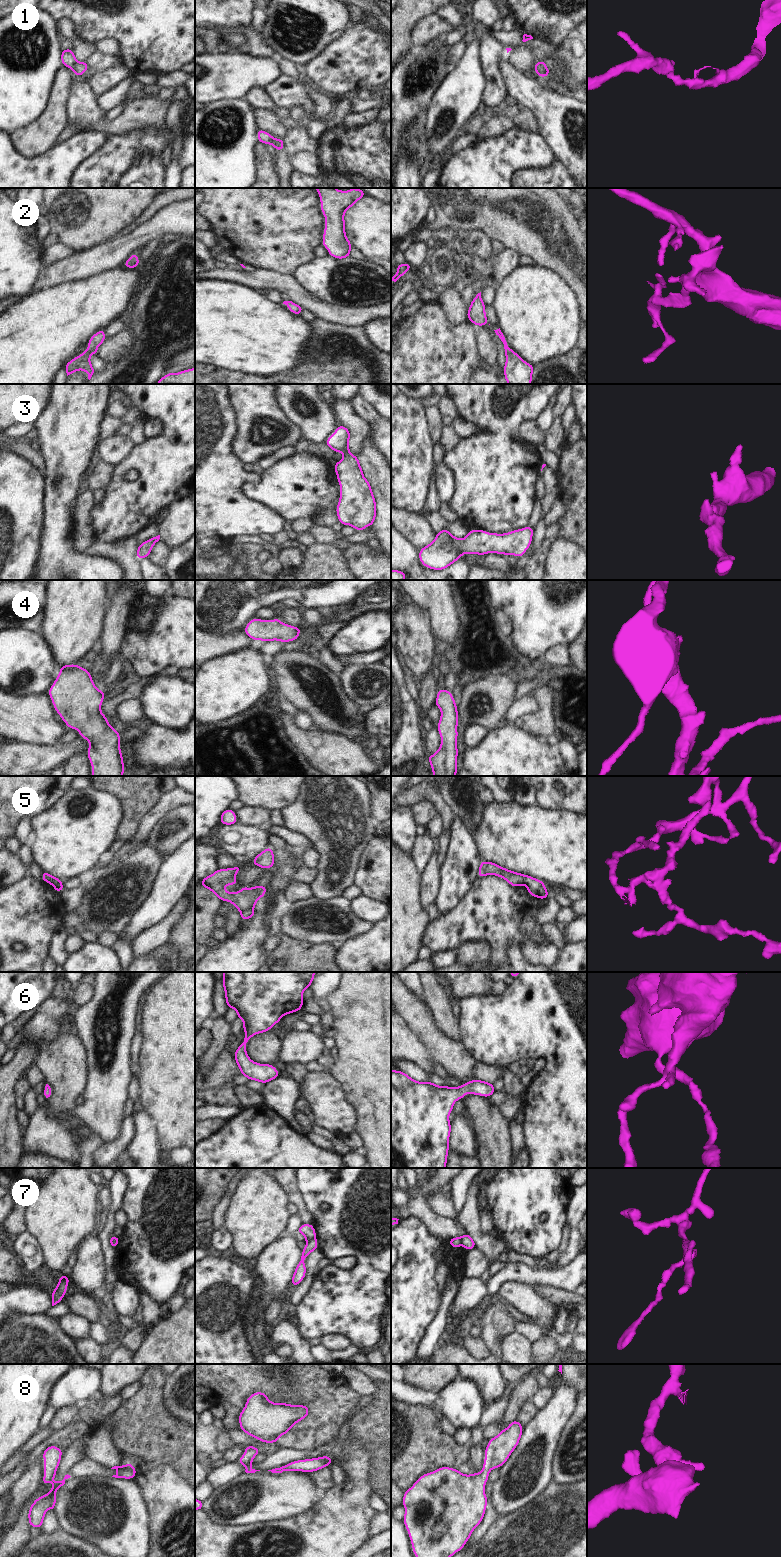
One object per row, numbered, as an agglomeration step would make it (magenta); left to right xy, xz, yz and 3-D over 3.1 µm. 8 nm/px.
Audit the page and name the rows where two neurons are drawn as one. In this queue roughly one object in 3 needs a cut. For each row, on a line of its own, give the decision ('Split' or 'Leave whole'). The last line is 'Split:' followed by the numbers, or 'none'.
1: Leave whole
2: Leave whole
3: Leave whole
4: Leave whole
5: Split
6: Leave whole
7: Split
8: Leave whole
Split: 5, 7

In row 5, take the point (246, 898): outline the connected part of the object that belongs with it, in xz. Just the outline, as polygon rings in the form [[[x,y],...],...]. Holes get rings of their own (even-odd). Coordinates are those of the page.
[[[241,866],[218,869],[213,874],[201,880],[201,886],[216,894],[221,901],[232,903],[240,912],[252,908],[257,901],[266,895],[266,886],[256,885],[253,888],[243,886],[239,892],[230,893],[224,889],[226,885],[236,885],[236,874]]]

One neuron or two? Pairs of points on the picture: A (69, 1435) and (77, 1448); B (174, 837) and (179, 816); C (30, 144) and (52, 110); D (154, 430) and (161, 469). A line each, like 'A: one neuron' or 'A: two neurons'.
A: two neurons
B: one neuron
C: one neuron
D: two neurons

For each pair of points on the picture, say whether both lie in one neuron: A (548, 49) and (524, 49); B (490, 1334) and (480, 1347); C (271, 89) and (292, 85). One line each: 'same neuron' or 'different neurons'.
A: same neuron
B: different neurons
C: same neuron

